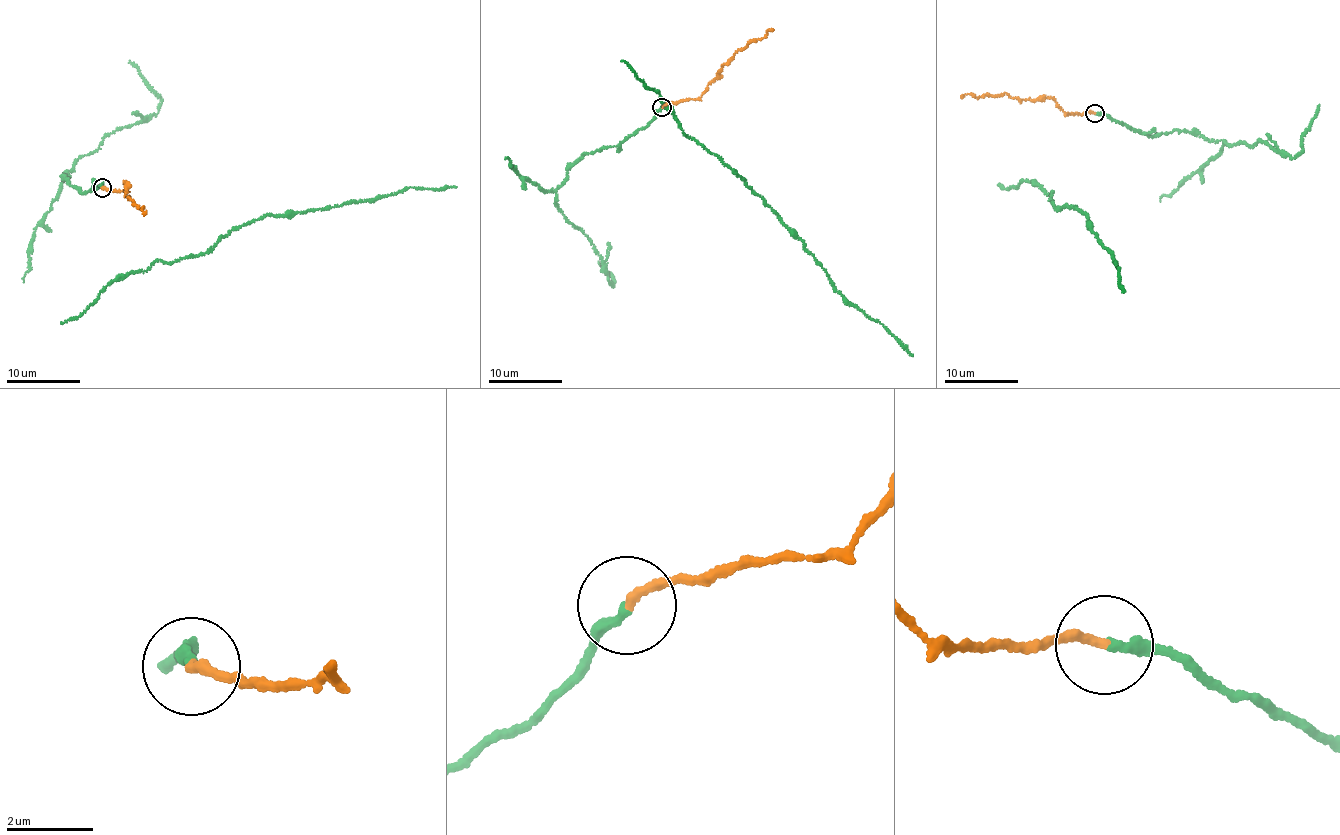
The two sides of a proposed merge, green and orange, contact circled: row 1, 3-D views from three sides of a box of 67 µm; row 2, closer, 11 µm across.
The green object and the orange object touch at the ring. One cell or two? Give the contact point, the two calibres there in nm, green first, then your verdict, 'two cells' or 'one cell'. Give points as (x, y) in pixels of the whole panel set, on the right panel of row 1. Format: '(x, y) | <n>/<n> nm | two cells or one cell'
(1094, 113) | 240/200 nm | one cell

